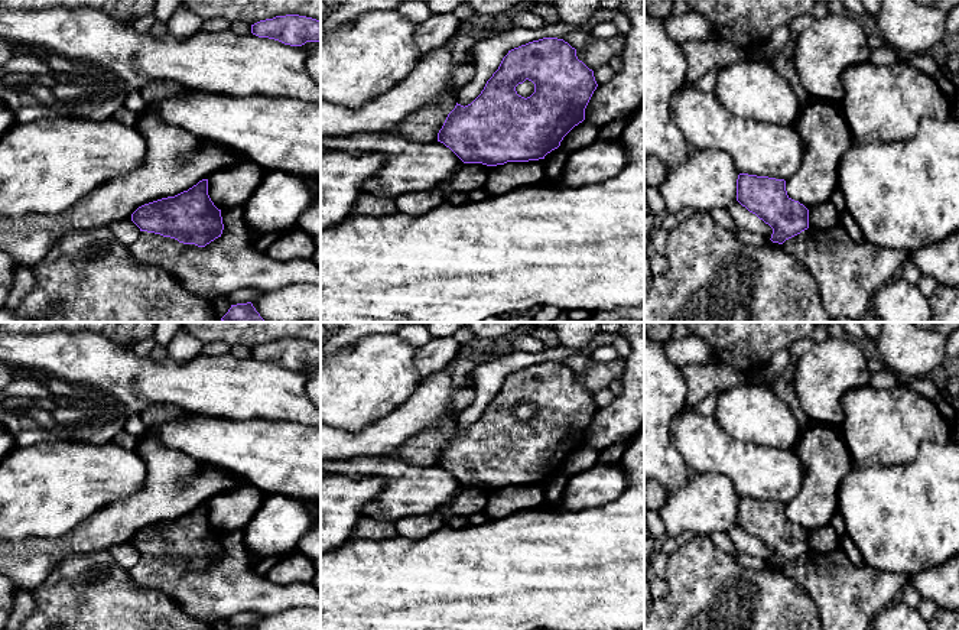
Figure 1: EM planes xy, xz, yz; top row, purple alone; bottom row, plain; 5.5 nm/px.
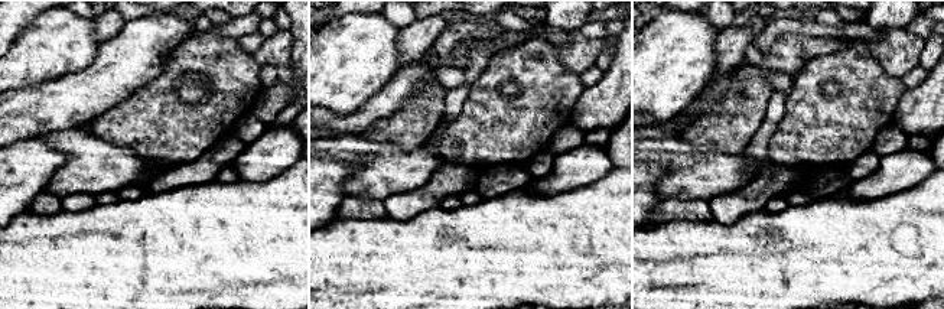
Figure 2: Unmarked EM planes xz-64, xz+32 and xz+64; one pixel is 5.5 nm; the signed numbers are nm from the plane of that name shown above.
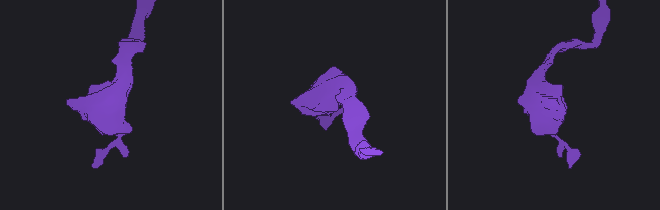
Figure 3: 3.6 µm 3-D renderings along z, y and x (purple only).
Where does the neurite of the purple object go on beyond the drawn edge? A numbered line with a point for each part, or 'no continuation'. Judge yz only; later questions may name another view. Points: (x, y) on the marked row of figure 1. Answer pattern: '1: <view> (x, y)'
no continuation

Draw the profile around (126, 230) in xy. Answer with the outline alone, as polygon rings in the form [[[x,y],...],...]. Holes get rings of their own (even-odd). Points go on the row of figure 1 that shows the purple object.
[[[131,218],[113,223],[110,230],[127,247],[131,246],[142,233]]]

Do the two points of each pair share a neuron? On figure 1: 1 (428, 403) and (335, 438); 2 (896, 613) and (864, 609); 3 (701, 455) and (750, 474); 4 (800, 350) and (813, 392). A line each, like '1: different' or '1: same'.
1: same
2: different
3: same
4: different

